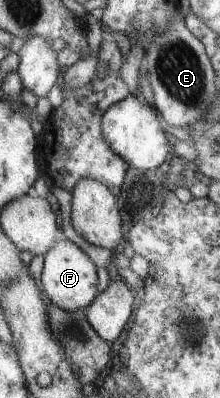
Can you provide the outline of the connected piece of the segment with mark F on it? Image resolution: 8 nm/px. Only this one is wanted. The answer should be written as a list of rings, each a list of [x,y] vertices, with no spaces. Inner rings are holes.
[[[63,238],[56,242],[55,246],[44,256],[44,267],[40,282],[51,302],[63,310],[75,312],[85,310],[99,296],[98,272],[98,266],[77,244]]]

